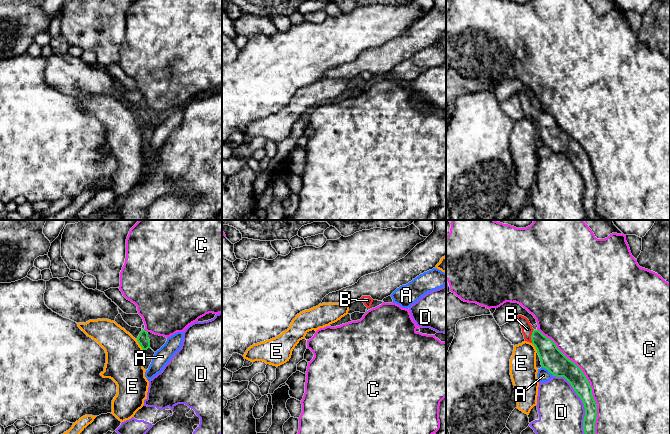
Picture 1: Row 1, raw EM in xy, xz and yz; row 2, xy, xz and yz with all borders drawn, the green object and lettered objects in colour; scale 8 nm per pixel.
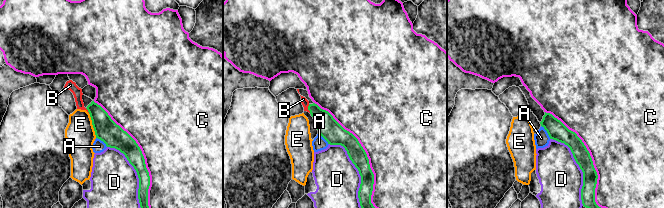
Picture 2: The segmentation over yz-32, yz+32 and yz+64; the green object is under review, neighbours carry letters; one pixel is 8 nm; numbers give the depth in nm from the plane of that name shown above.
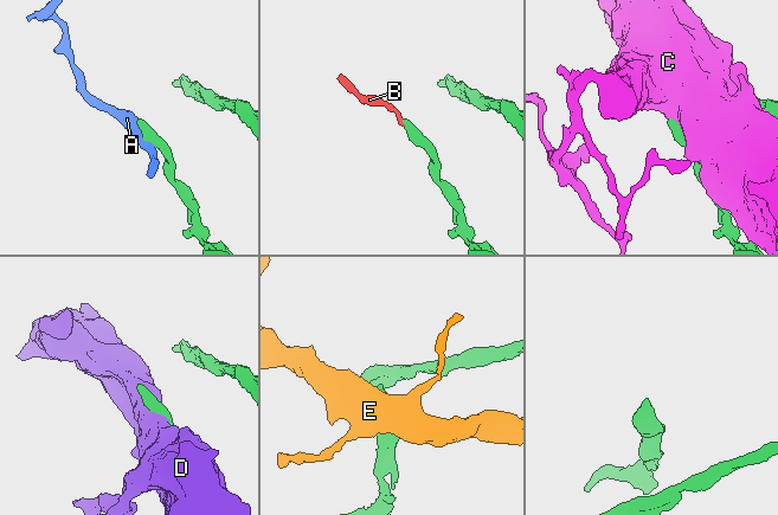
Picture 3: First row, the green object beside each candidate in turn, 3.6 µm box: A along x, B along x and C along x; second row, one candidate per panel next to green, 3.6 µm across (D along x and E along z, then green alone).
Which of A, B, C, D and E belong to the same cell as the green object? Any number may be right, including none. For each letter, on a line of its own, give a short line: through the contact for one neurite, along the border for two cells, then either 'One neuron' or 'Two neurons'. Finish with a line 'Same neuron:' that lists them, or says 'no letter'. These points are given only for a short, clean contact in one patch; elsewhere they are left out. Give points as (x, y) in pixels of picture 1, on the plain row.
A: Line: yz (542, 142), (553, 151). Two neurons
B: Line: yz (552, 135), (549, 129), (531, 112), (527, 105). One neuron
C: Two neurons
D: Two neurons
E: Two neurons
Same neuron: B

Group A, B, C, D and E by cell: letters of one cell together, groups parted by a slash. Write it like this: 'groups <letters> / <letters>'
groups A / B / C / D / E

